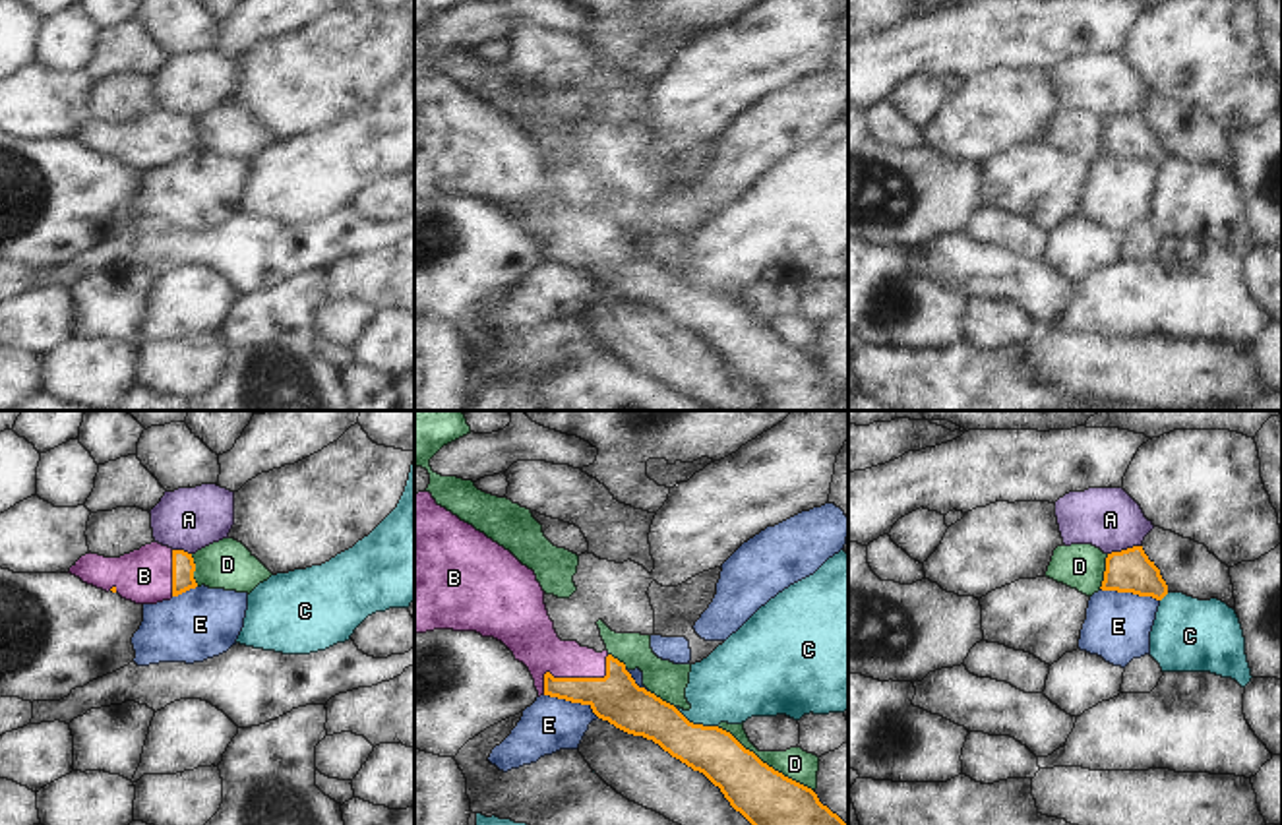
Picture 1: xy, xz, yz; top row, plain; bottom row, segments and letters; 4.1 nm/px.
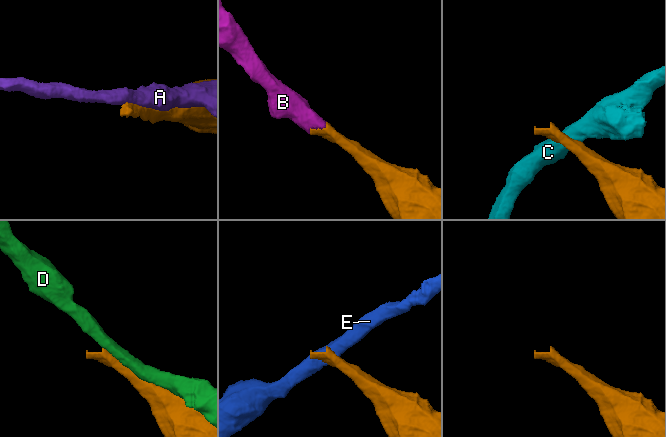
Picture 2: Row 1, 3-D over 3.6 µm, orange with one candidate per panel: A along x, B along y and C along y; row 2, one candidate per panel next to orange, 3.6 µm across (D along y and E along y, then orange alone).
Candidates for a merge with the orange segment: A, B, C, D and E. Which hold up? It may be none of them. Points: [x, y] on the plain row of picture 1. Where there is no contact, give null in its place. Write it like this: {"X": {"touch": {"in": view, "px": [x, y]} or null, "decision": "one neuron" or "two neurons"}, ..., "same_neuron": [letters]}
{"A": {"touch": {"in": "yz", "px": [1124, 117]}, "decision": "two neurons"}, "B": {"touch": {"in": "xz", "px": [574, 244]}, "decision": "one neuron"}, "C": {"touch": {"in": "xz", "px": [696, 291]}, "decision": "two neurons"}, "D": {"touch": {"in": "xz", "px": [765, 330]}, "decision": "two neurons"}, "E": {"touch": {"in": "yz", "px": [1129, 157]}, "decision": "two neurons"}, "same_neuron": ["B"]}

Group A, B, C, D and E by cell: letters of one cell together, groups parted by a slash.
A / B / C / D / E

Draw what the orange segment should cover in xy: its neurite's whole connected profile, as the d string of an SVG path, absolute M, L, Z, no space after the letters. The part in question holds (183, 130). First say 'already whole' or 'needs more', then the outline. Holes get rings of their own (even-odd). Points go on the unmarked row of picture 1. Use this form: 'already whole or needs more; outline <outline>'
needs more; outline M151 108L120 124L81 122L68 139L136 170L157 170L196 155L192 120Z

